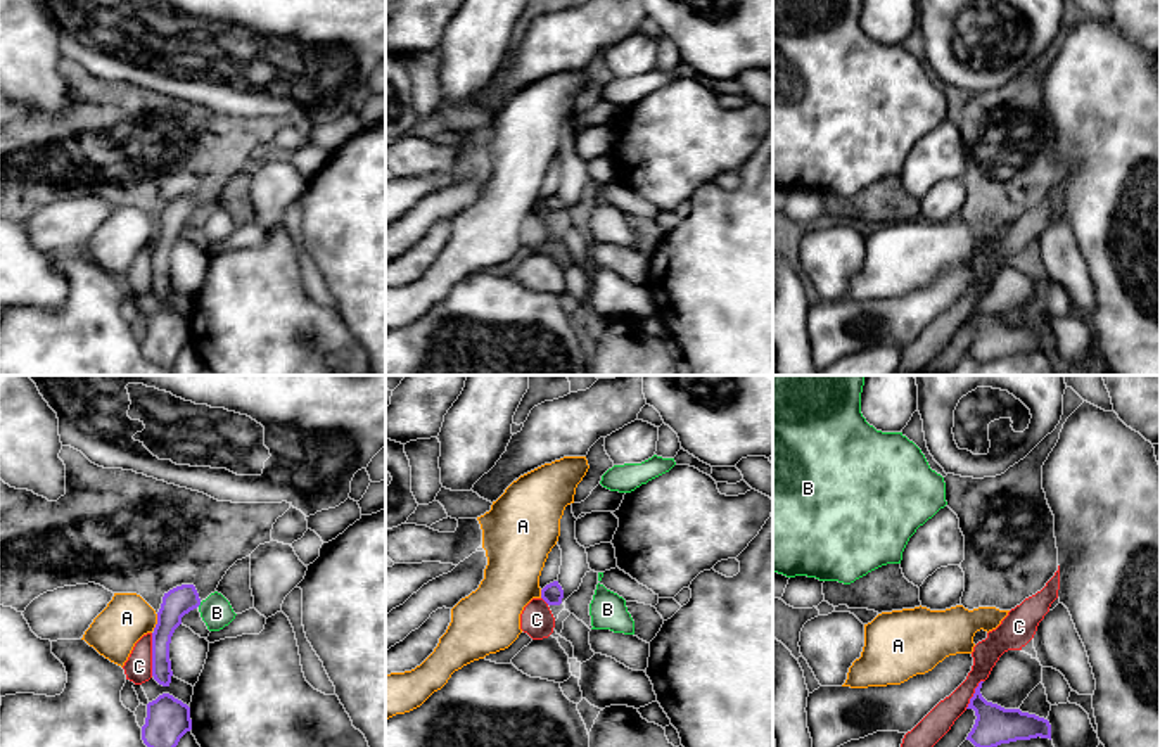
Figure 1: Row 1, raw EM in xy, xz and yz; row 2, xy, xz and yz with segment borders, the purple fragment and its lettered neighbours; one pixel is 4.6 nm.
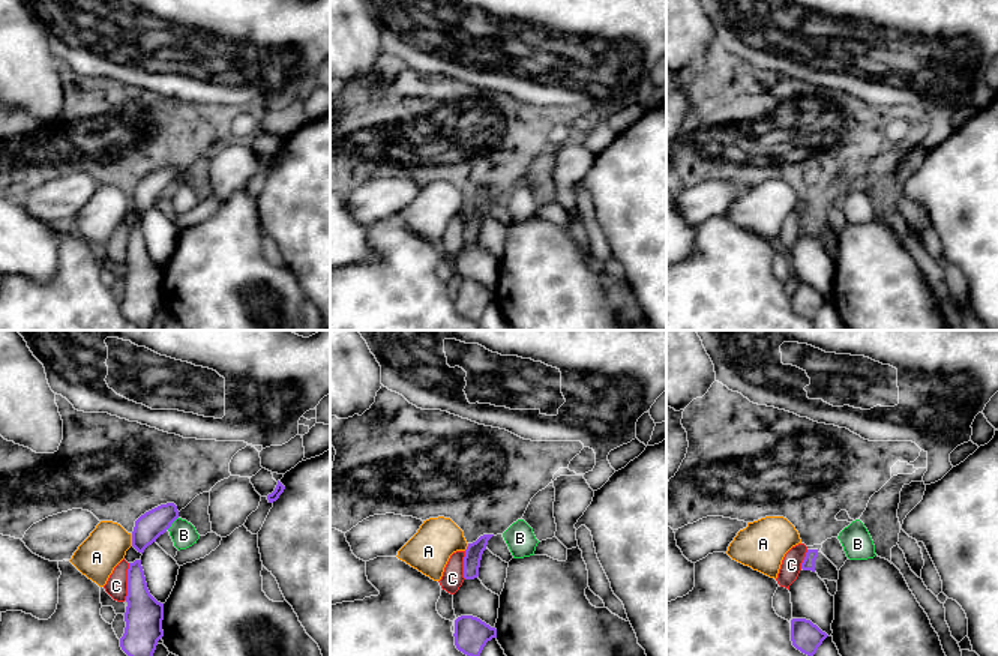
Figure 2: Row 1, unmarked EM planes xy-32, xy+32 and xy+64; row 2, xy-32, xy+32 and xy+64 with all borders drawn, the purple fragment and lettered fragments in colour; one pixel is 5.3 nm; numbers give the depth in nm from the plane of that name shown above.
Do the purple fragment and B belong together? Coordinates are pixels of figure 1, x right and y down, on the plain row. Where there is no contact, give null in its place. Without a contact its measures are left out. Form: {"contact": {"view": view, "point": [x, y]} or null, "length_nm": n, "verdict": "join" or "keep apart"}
{"contact": {"view": "xy", "point": [199, 217]}, "length_nm": 30, "verdict": "keep apart"}

